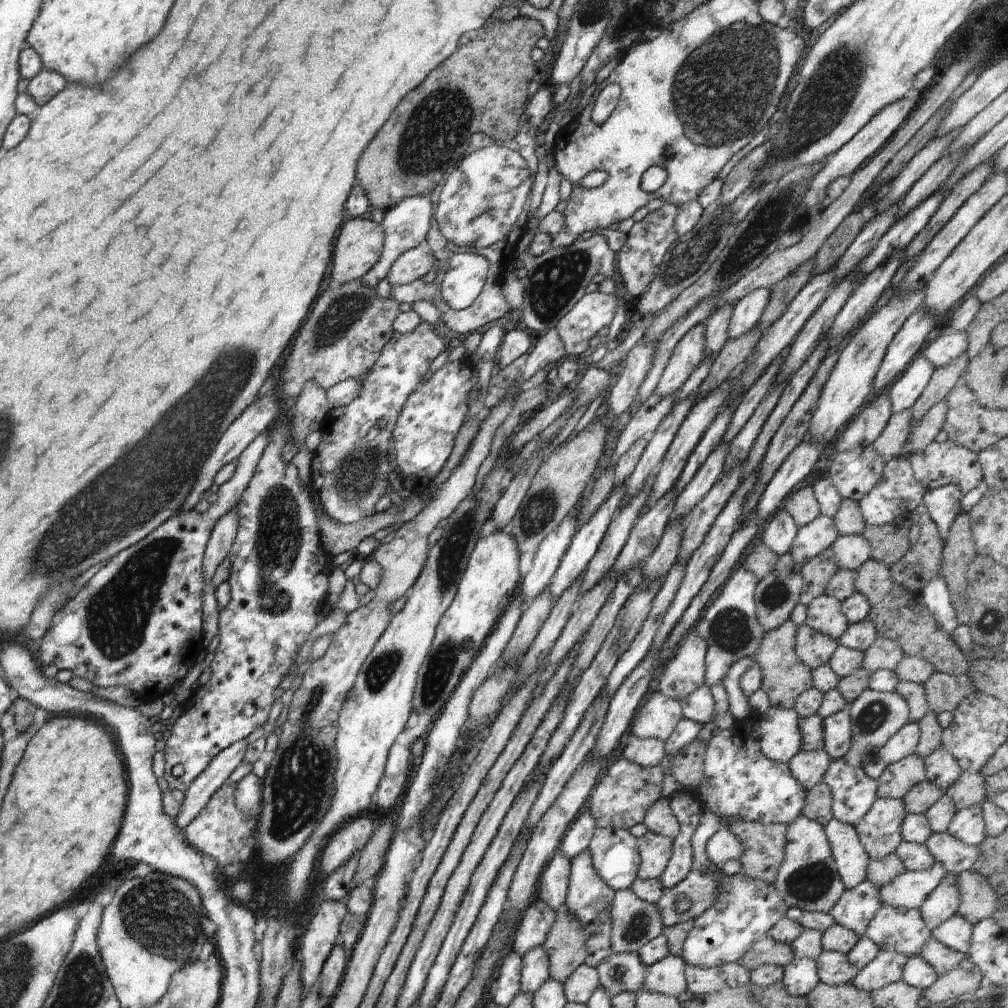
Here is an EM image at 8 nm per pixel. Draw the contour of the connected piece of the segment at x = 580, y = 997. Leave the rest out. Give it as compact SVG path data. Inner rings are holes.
M582 964L564 983L567 1003L586 1005L590 996L599 988L599 975L594 968Z

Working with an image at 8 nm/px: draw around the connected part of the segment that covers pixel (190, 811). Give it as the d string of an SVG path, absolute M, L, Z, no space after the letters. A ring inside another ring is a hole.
M246 739L237 741L218 754L203 774L184 793L184 803L179 814L173 819L175 826L184 831L190 822L208 805L210 798L227 782L229 776L244 761L249 746Z

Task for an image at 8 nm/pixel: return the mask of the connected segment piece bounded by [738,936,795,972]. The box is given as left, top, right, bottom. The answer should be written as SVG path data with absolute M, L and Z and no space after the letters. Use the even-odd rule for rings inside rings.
M767 936L756 942L747 951L747 954L744 954L744 957L738 960L738 963L752 972L759 966L768 964L785 968L793 962L794 958L793 949L790 945L777 942Z

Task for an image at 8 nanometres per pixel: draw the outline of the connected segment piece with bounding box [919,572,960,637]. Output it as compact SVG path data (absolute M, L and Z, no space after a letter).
M939 574L924 585L919 594L921 602L924 602L926 609L939 623L939 626L953 637L954 630L960 625L957 620L954 608L951 604L951 597L943 577Z

